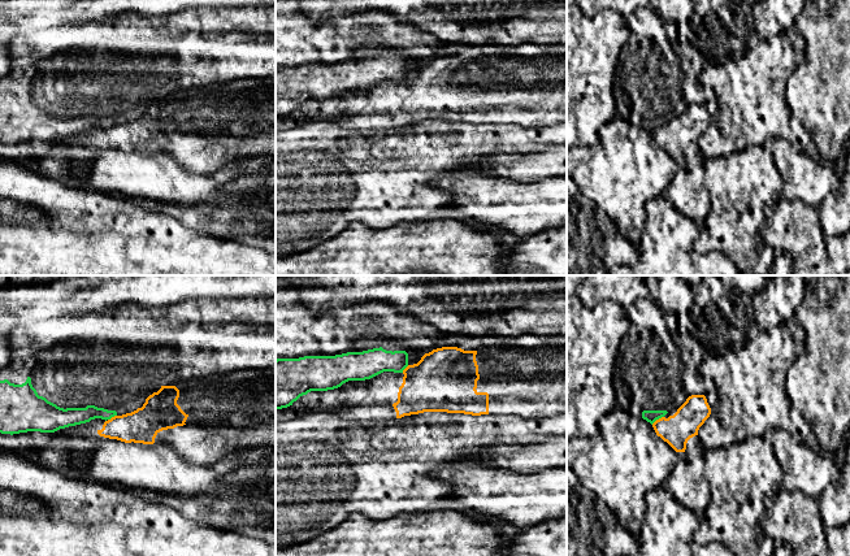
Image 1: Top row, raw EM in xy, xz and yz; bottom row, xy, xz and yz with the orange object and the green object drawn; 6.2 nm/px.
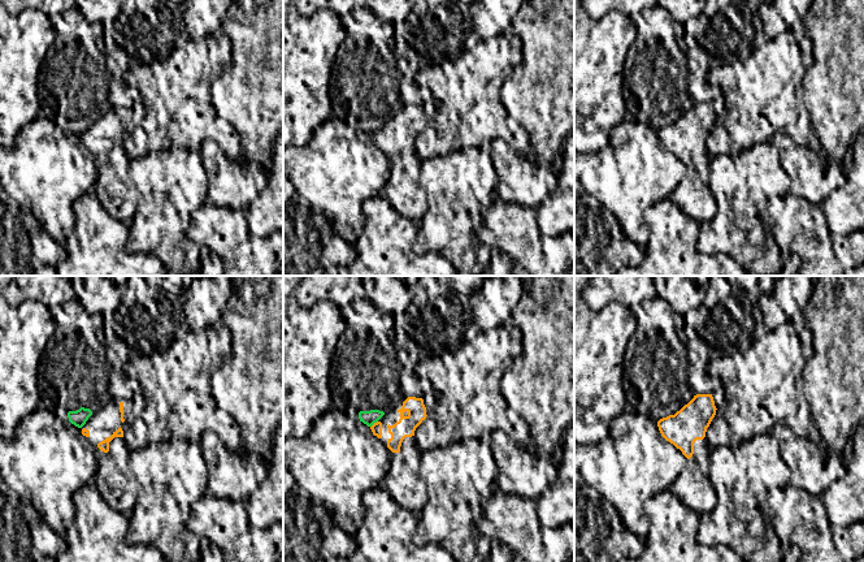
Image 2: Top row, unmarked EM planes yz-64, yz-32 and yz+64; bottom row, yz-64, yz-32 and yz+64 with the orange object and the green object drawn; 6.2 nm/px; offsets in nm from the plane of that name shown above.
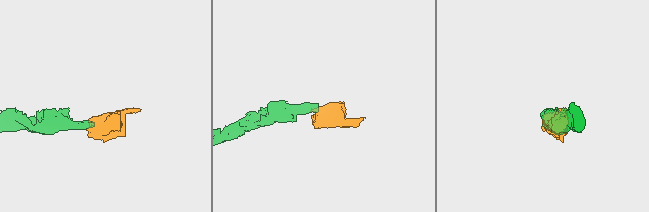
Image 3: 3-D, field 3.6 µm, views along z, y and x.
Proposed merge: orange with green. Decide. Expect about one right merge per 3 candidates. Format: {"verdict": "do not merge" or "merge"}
{"verdict": "do not merge"}

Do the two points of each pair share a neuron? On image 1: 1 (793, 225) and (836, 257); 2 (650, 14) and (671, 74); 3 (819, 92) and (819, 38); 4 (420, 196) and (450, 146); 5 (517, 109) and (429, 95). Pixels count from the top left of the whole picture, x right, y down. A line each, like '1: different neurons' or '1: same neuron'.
1: same neuron
2: same neuron
3: same neuron
4: same neuron
5: same neuron

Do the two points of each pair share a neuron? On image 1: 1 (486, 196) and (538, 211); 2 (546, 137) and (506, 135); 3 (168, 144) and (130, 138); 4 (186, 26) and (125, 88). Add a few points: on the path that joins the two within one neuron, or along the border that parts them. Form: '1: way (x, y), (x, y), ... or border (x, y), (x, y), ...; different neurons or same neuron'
1: way (499, 198), (510, 198), (525, 204); same neuron
2: way (536, 138), (516, 138); same neuron
3: way (159, 138), (139, 138); same neuron
4: way (170, 42), (139, 73); same neuron

